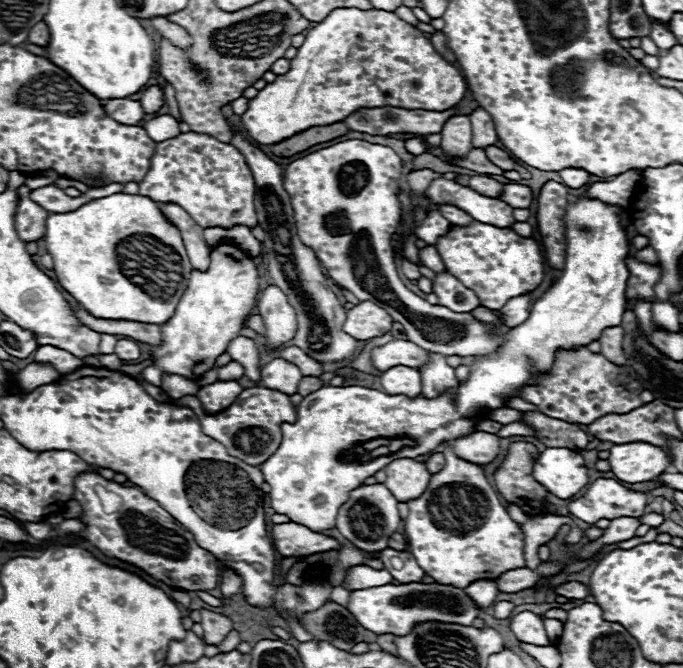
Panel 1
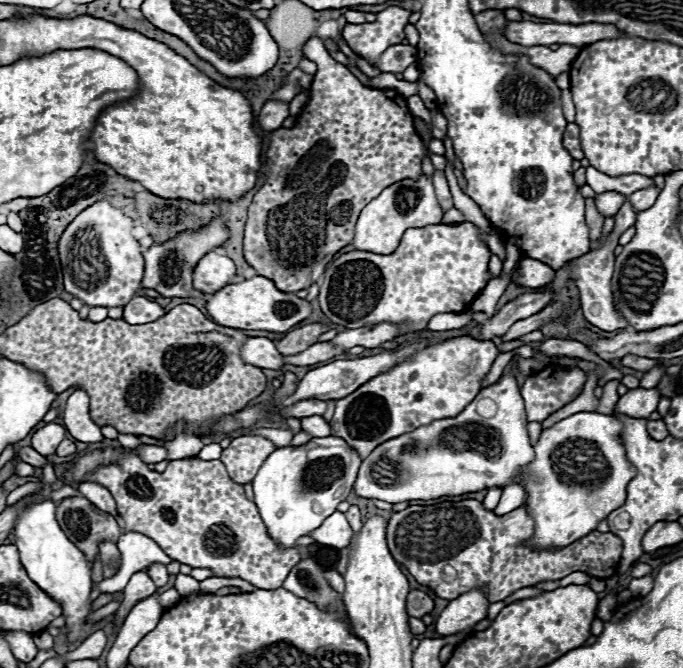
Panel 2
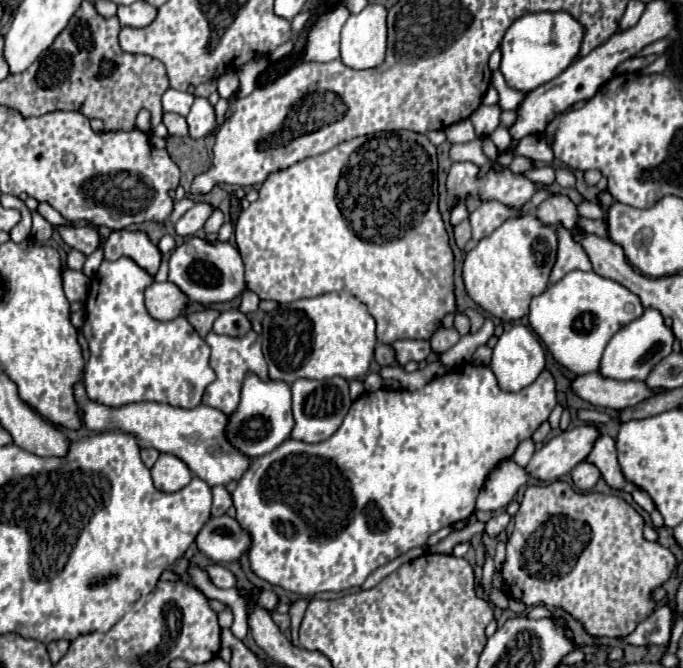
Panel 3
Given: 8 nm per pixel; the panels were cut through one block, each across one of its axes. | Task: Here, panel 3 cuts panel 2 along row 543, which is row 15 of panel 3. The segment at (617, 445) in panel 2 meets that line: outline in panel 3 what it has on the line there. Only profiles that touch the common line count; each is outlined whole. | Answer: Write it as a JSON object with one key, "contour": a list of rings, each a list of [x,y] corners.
{"contour":[[[536,12],[518,18],[508,30],[500,44],[502,64],[500,72],[506,84],[518,92],[534,90],[544,82],[560,76],[580,54],[580,42],[584,40],[584,26],[564,12]]]}

